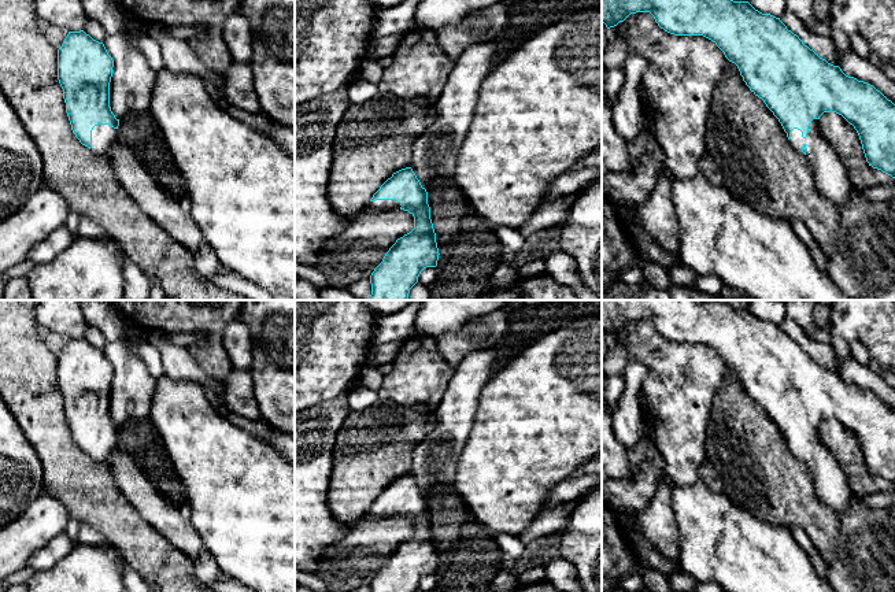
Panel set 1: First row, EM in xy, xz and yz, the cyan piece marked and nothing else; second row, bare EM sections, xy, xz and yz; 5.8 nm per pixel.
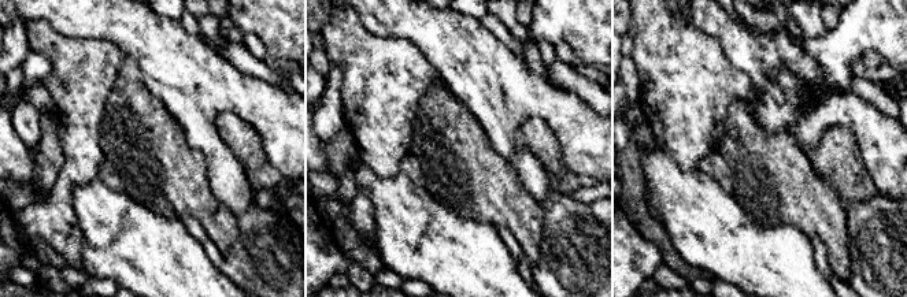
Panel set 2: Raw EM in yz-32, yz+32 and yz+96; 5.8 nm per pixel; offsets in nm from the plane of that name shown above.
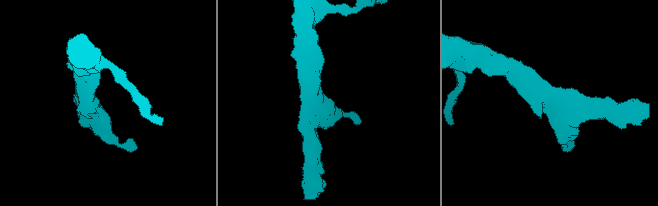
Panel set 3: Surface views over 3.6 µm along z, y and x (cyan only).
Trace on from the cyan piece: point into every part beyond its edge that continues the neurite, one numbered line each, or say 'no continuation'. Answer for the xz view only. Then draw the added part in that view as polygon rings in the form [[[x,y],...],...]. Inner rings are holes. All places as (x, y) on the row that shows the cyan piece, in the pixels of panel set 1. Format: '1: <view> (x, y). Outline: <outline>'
1: xz (378, 204). Outline: [[[376,200],[369,201],[365,208],[369,211],[395,211],[400,210],[400,207],[400,203],[395,200]]]

